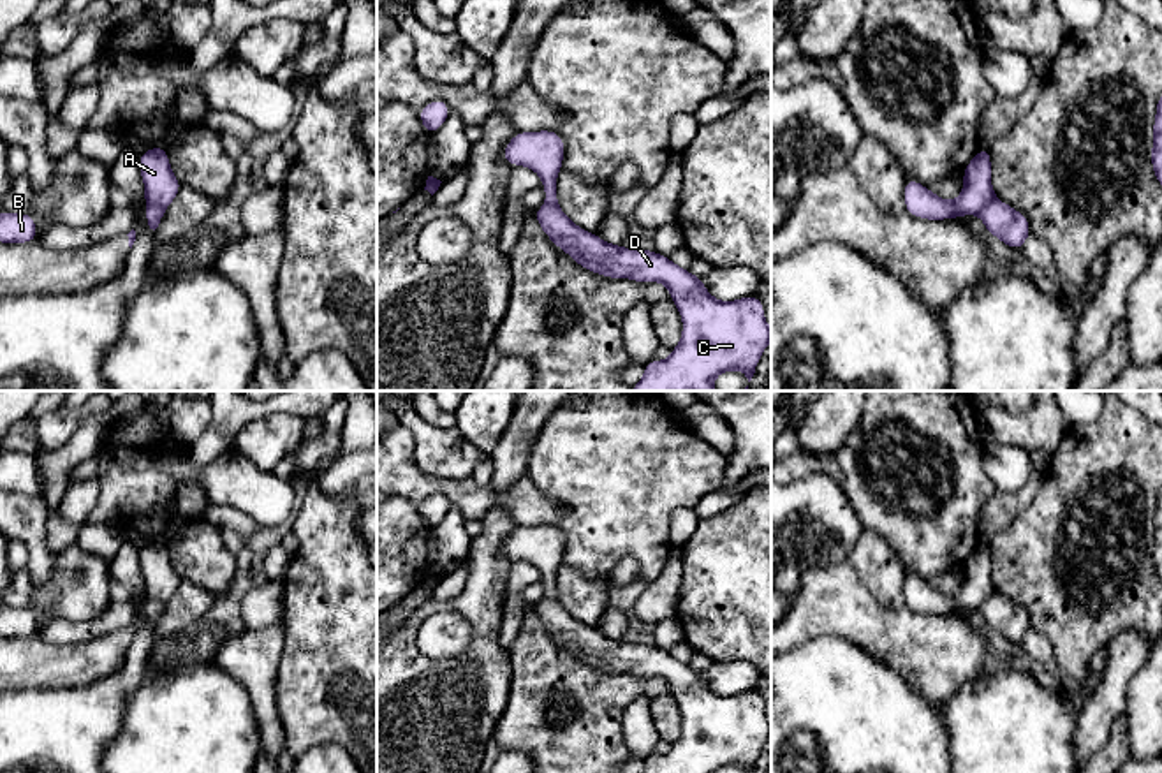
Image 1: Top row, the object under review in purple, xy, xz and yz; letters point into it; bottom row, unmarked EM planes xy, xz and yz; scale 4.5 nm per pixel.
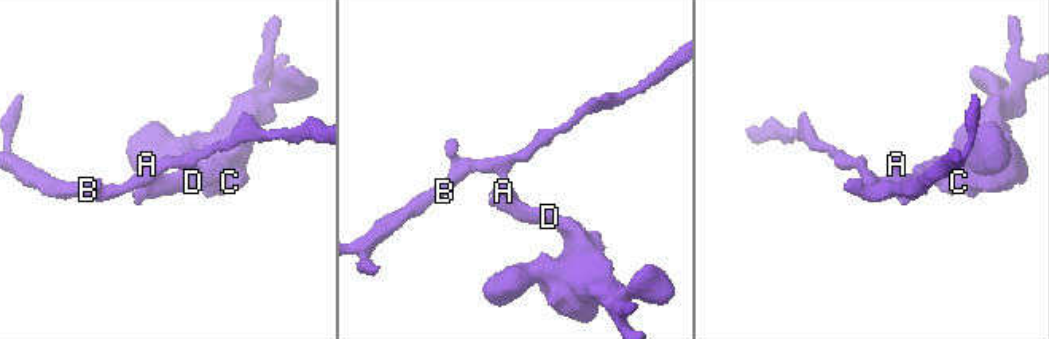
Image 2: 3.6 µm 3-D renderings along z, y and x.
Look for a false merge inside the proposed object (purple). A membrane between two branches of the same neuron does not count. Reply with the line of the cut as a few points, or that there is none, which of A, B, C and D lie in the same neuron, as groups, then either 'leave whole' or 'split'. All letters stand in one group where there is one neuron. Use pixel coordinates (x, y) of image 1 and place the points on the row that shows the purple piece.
xy (147, 203), (164, 210) | A B / C D | split

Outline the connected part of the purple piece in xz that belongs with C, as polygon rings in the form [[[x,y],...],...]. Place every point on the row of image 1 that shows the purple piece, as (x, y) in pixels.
[[[542,206],[533,217],[583,269],[641,283],[662,282],[669,289],[683,320],[681,340],[667,359],[644,364],[643,379],[630,391],[717,391],[715,377],[734,370],[752,380],[771,342],[764,305],[755,294],[715,299],[701,276],[655,250],[611,245],[576,225],[560,208]]]

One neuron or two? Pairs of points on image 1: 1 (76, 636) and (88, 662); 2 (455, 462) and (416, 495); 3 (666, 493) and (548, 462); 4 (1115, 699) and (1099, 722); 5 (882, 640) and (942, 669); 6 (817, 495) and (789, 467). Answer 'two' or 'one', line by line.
1: two
2: two
3: one
4: one
5: one
6: two

